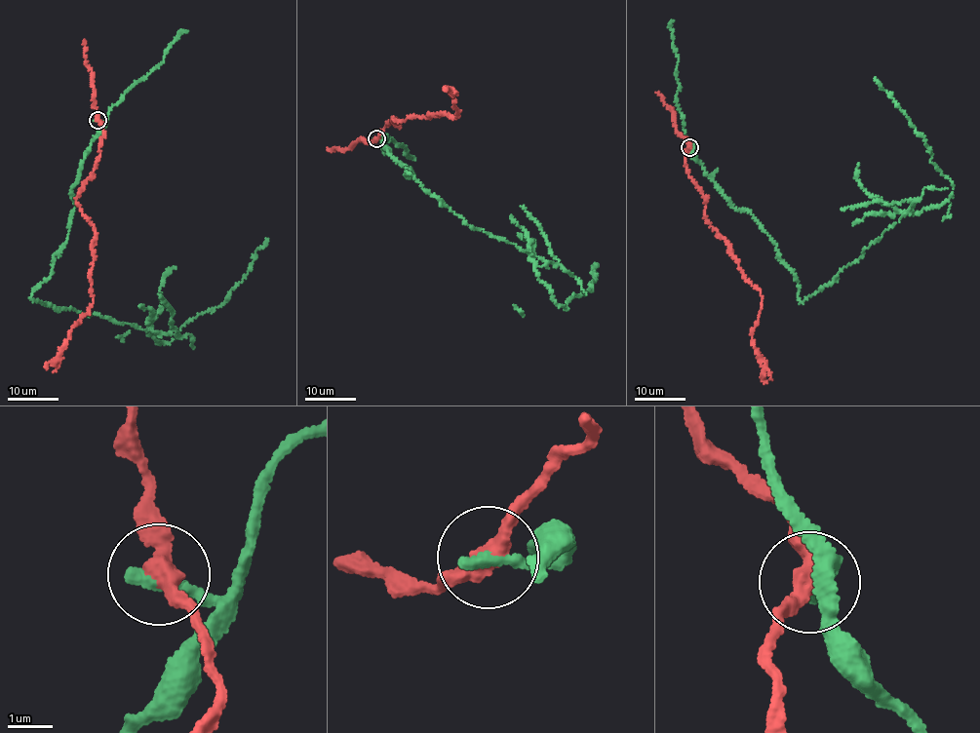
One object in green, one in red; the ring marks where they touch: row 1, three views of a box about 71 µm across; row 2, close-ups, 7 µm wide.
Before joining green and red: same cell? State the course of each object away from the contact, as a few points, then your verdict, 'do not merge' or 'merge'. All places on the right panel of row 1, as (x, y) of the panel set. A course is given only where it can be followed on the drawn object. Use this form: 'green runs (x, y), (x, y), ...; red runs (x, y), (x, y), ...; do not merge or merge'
green runs (689, 147), (773, 243), (803, 301), (904, 213), (953, 193), (922, 136), (874, 78); red runs (689, 147), (686, 170), (704, 196), (705, 215), (746, 282), (760, 289), (752, 337), (766, 382); do not merge

